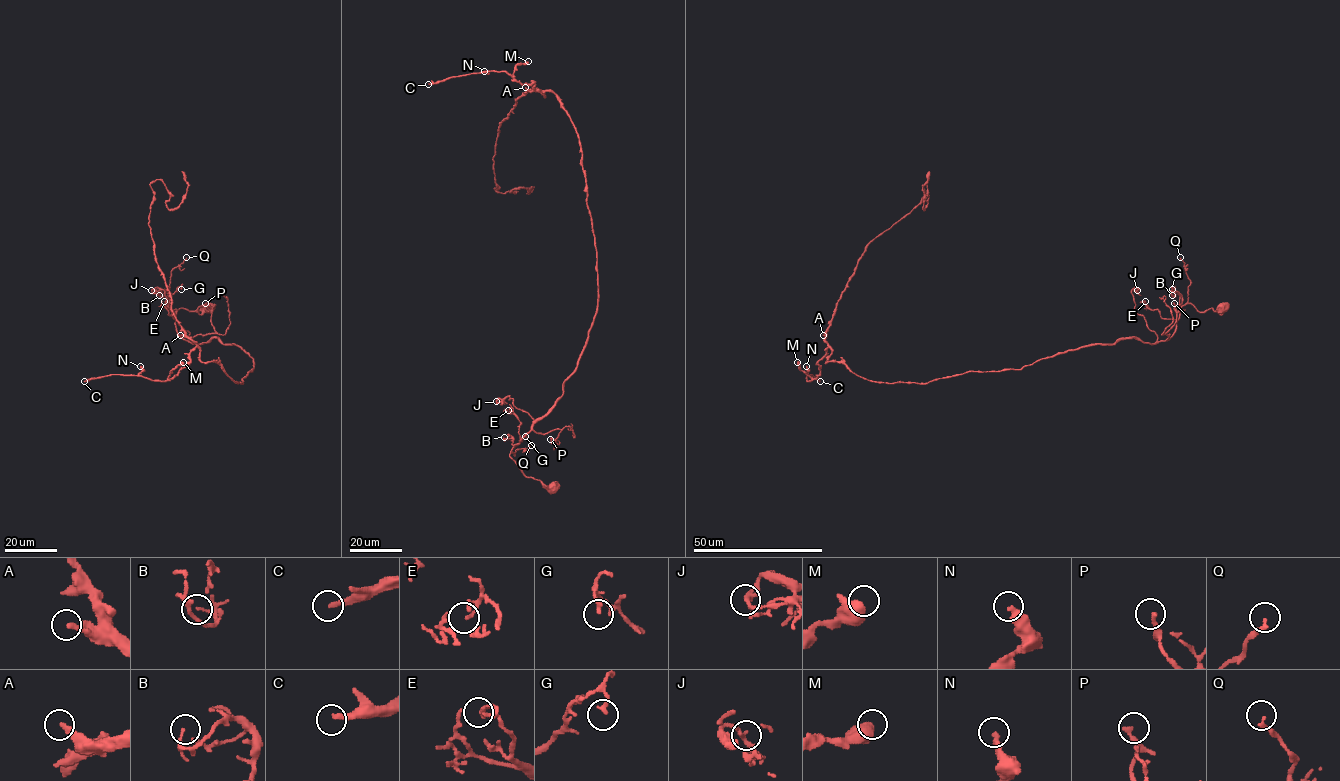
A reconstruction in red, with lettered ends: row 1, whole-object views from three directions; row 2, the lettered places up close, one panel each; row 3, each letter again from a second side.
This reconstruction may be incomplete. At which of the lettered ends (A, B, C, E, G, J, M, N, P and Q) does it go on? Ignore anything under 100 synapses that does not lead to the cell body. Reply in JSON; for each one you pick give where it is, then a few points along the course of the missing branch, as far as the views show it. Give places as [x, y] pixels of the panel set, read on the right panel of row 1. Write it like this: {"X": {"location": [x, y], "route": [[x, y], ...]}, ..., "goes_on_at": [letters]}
{"C": {"location": [820, 381], "route": [[820, 381], [822, 388], [838, 387], [853, 394], [861, 379], [851, 368], [850, 376], [857, 386], [844, 395]]}, "goes_on_at": ["C"]}

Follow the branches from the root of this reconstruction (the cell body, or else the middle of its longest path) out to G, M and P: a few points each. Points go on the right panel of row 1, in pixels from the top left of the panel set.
G: (1222, 307), (1200, 312), (1190, 303), (1182, 305), (1181, 295), (1172, 286), (1172, 289)
M: (1222, 307), (1183, 305), (1156, 343), (925, 383), (868, 380), (827, 362), (828, 347), (815, 379), (797, 362)
P: (1222, 307), (1200, 312), (1183, 305), (1175, 333), (1165, 340), (1176, 320), (1174, 303)

